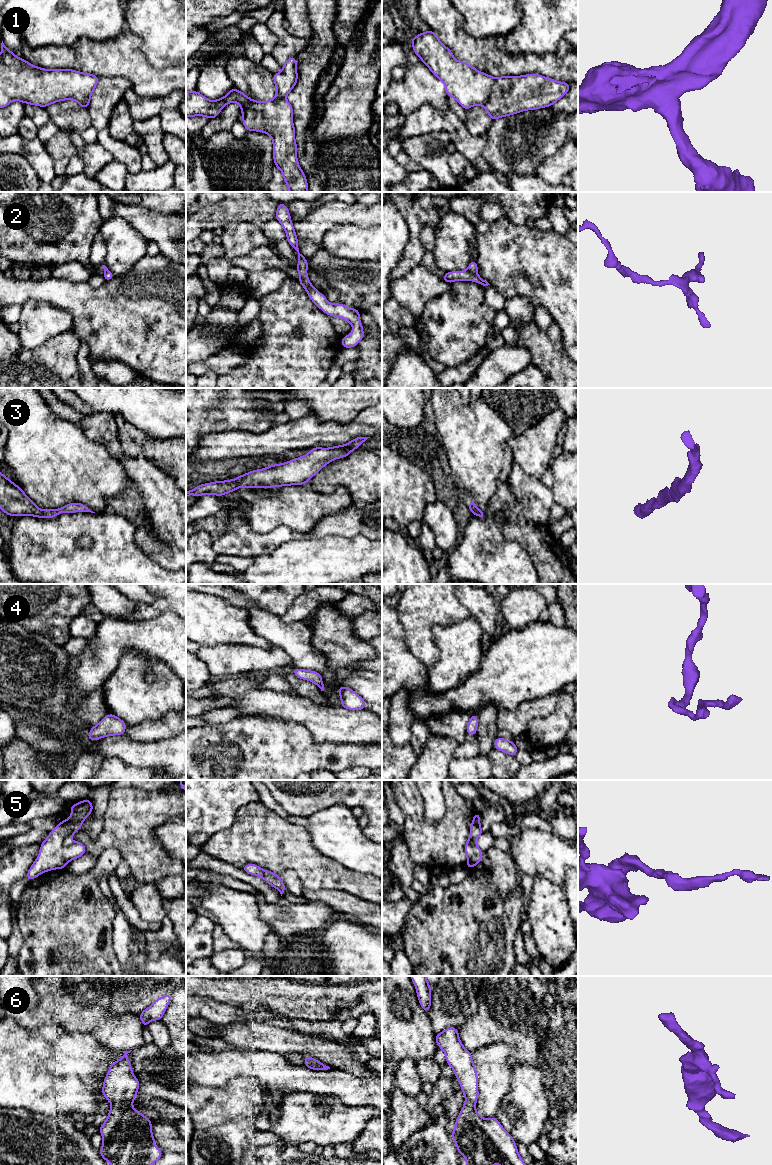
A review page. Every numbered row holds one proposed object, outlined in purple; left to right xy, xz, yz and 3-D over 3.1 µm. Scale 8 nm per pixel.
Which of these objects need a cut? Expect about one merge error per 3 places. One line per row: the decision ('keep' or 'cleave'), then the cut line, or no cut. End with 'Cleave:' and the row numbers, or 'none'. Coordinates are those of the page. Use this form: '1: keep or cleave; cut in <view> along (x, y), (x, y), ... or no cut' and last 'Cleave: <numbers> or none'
1: cleave; cut in yz along (496, 79), (491, 87), (489, 97), (481, 104)
2: keep; no cut
3: keep; no cut
4: keep; no cut
5: keep; no cut
6: keep; no cut
Cleave: 1

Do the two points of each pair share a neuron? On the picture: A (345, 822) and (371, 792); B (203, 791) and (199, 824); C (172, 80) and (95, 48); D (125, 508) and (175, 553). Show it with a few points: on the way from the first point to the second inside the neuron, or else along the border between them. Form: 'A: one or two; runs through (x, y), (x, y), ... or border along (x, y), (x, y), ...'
A: two; border along (327, 807), (333, 804), (343, 804), (350, 809)
B: one; runs through (199, 799), (199, 816)
C: one; runs through (153, 80), (148, 80), (126, 59), (114, 58)
D: one; runs through (139, 522), (141, 530), (156, 545), (161, 545)

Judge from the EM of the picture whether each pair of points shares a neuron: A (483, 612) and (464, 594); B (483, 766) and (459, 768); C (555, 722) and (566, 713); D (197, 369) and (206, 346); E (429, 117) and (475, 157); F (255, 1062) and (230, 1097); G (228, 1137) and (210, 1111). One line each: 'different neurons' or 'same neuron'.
A: same neuron
B: same neuron
C: same neuron
D: different neurons
E: same neuron
F: different neurons
G: different neurons

